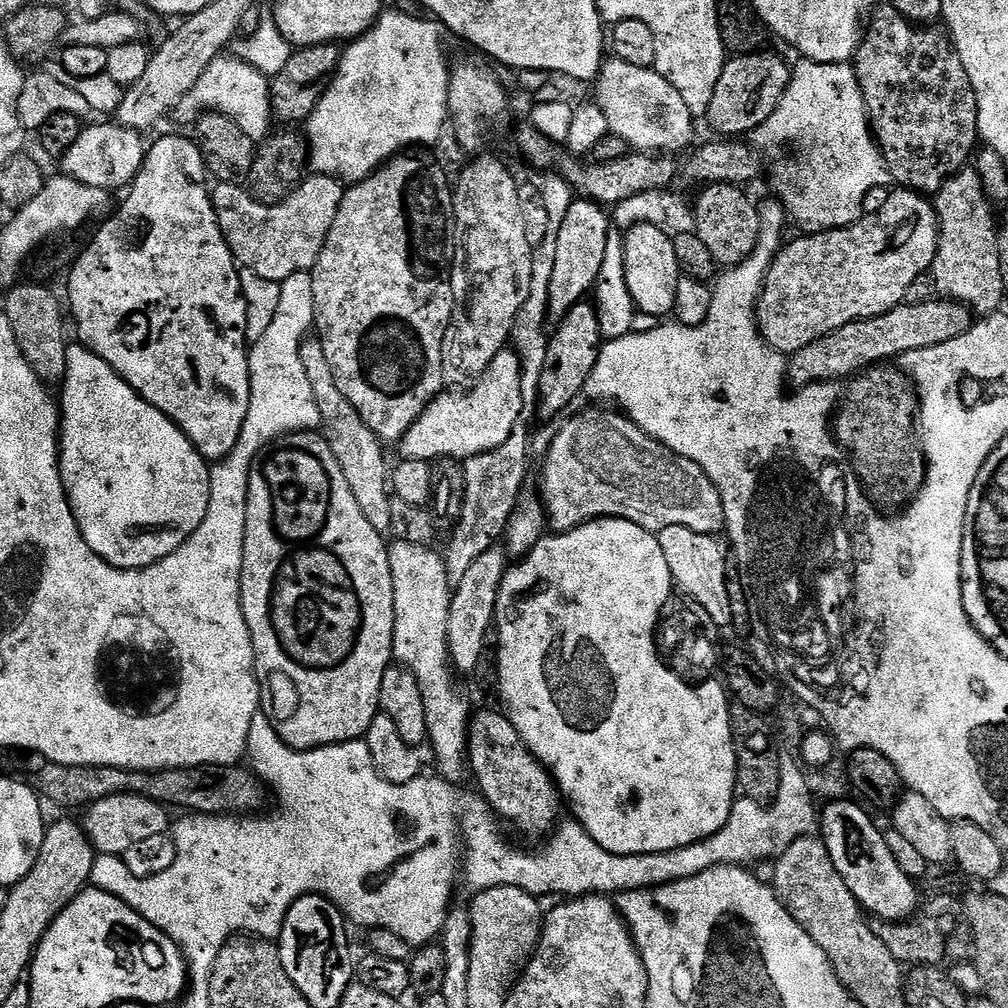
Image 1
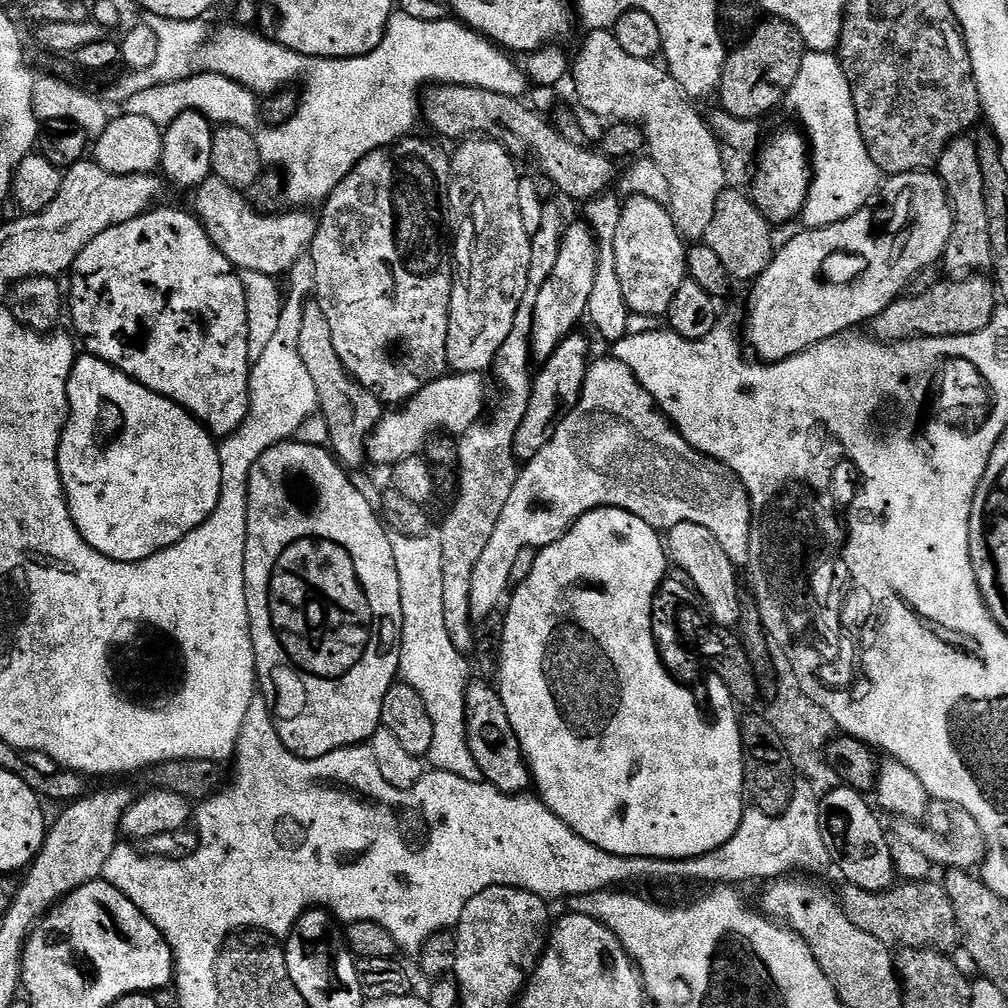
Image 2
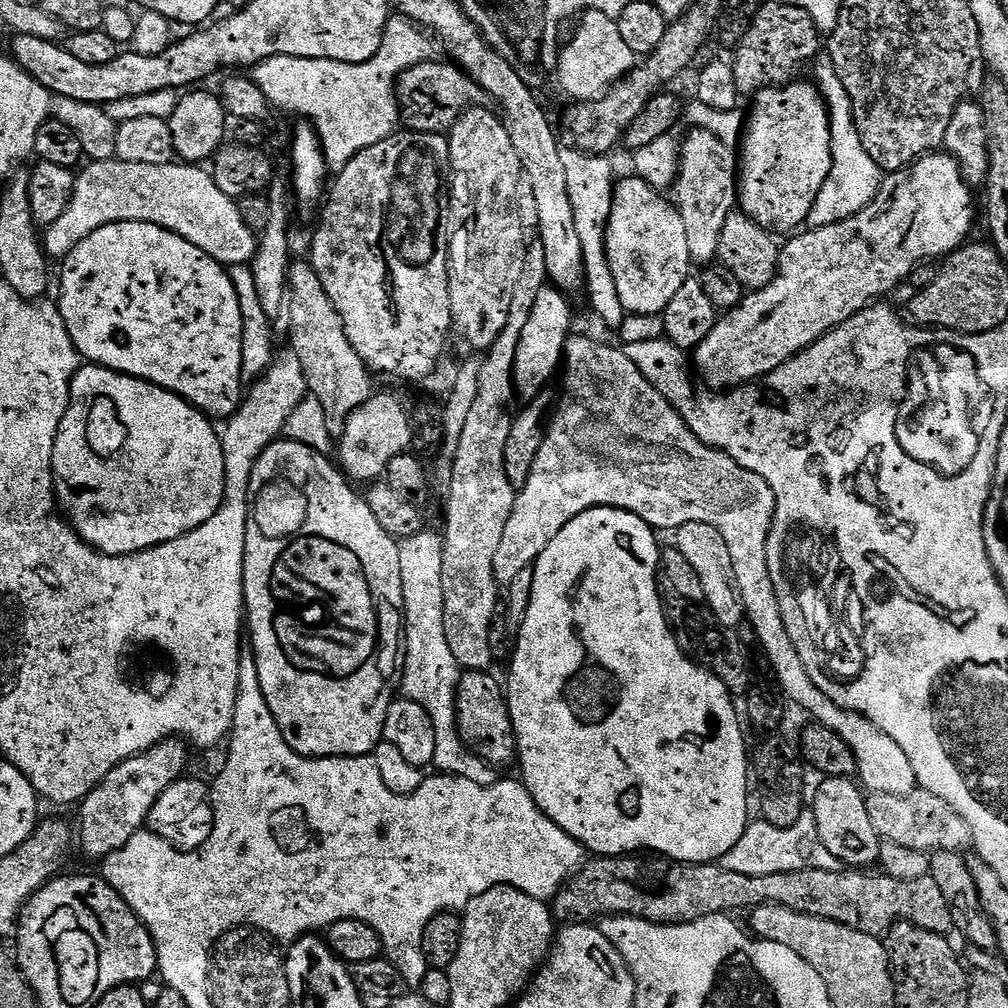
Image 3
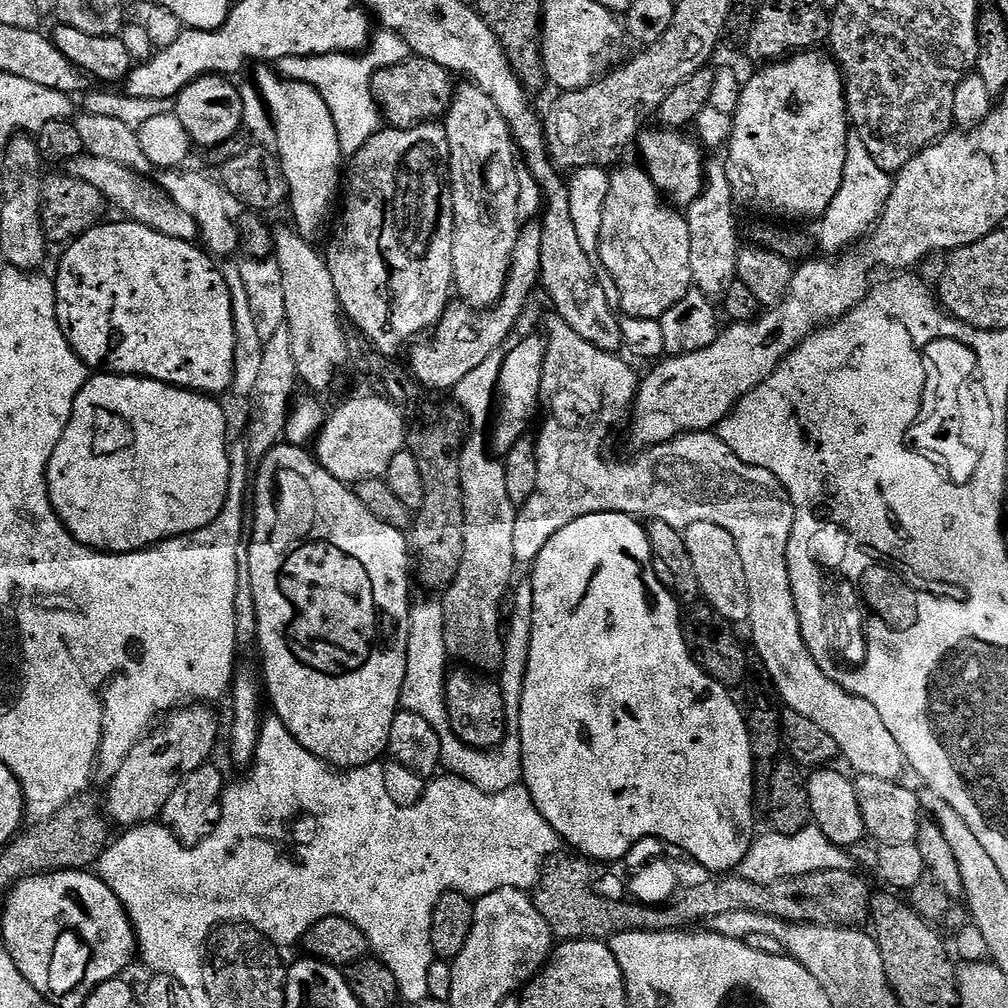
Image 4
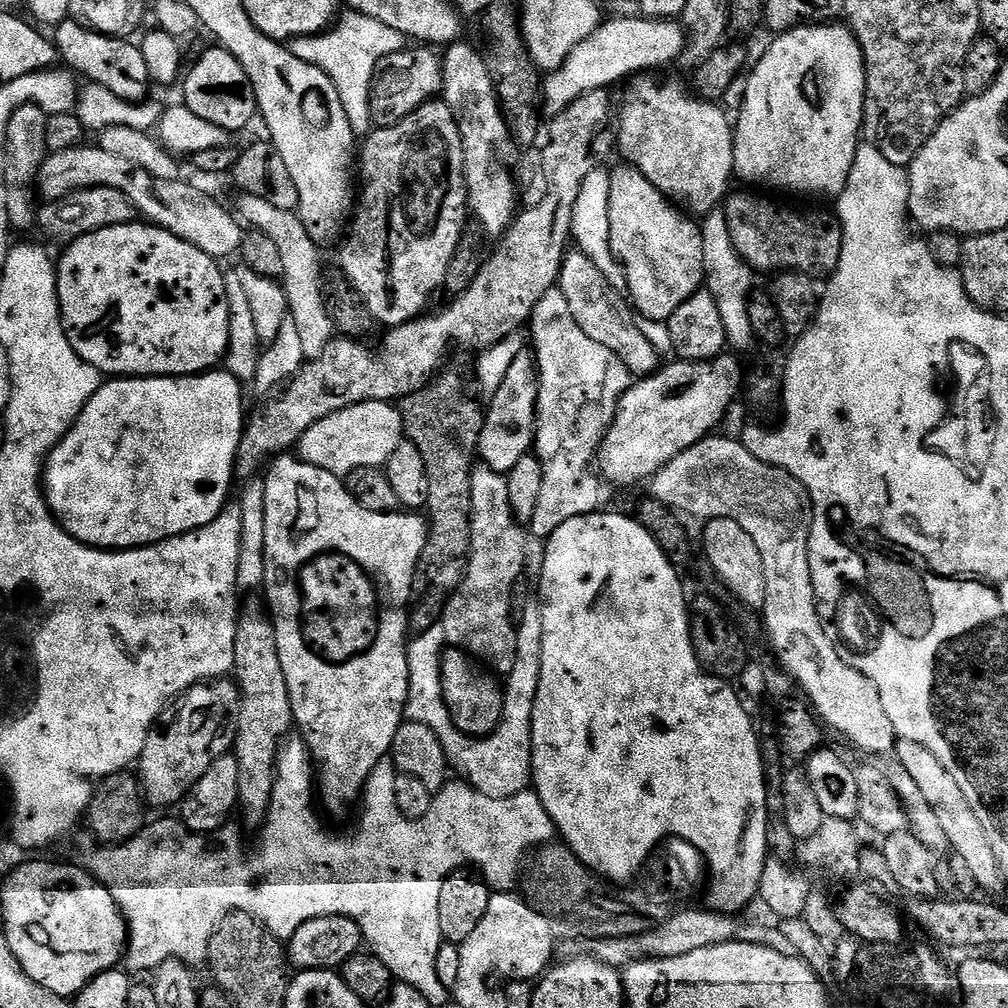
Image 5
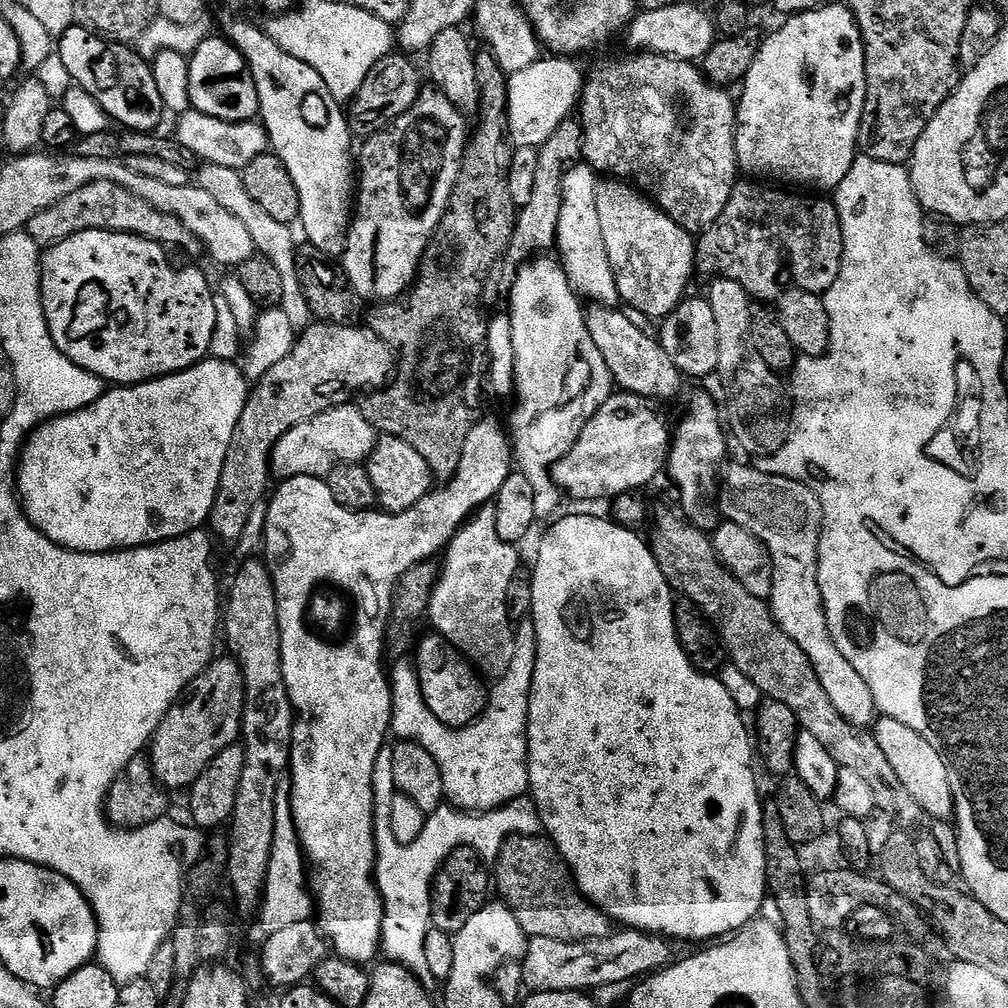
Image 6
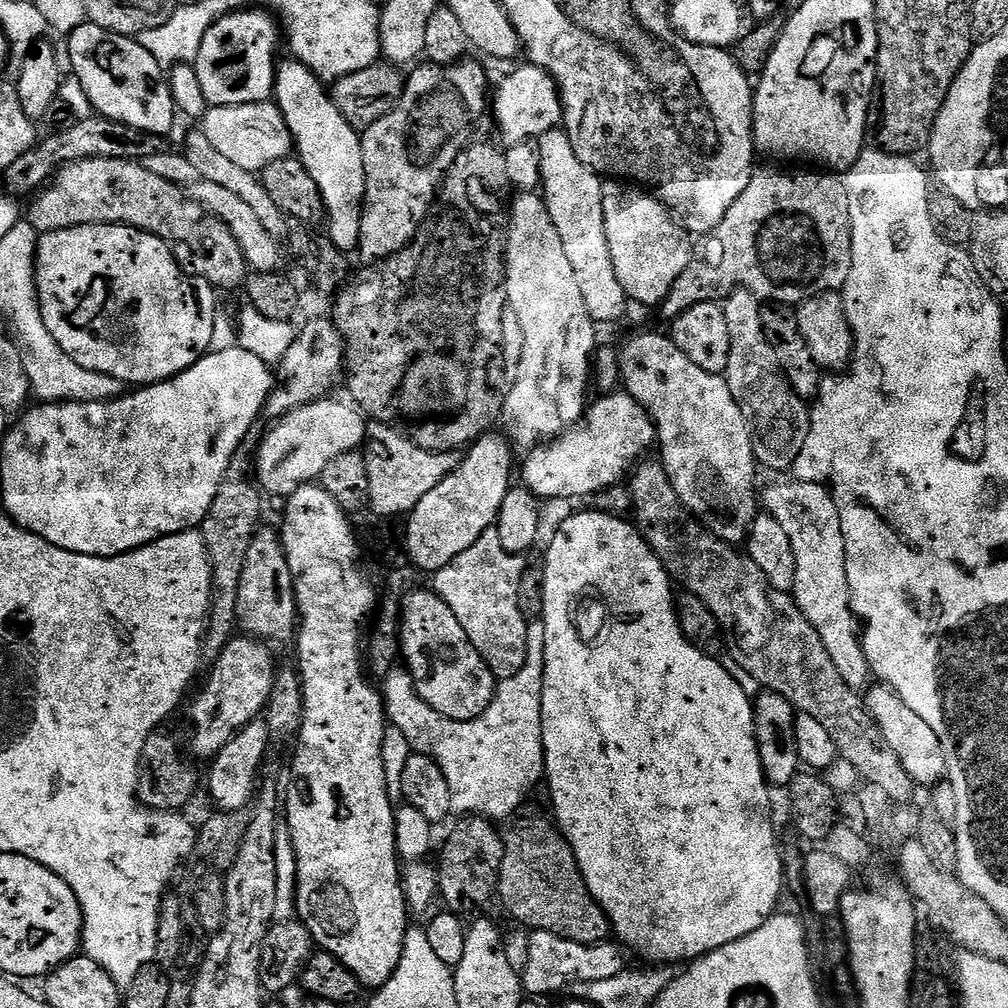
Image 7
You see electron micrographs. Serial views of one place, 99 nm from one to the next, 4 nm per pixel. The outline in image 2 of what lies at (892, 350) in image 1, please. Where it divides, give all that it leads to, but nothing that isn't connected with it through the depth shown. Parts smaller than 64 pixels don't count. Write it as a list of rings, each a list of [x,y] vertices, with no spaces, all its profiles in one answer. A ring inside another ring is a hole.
[[[977,274],[964,280],[941,279],[934,290],[917,296],[905,295],[895,300],[882,314],[870,321],[870,332],[877,340],[895,342],[897,340],[915,340],[917,336],[965,336],[985,328],[998,307],[997,290],[991,279],[983,280]]]

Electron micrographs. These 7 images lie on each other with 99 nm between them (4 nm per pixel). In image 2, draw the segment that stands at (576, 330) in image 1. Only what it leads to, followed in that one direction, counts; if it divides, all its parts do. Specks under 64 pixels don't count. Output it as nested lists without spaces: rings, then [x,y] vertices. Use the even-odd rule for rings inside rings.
[[[571,332],[558,346],[558,350],[554,350],[554,354],[539,365],[532,381],[530,406],[526,406],[526,418],[522,418],[514,434],[512,452],[517,461],[527,462],[534,459],[546,447],[546,442],[554,438],[556,428],[564,421],[569,410],[579,402],[590,363],[588,340],[582,332]]]

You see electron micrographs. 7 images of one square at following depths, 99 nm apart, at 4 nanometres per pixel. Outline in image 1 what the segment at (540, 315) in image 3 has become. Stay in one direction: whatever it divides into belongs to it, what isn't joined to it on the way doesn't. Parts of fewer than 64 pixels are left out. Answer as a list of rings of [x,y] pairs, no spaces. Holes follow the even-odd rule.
[[[573,199],[558,230],[558,246],[554,250],[554,274],[550,274],[548,314],[553,321],[559,322],[563,316],[570,314],[572,307],[581,303],[595,288],[606,255],[609,229],[610,216],[601,205],[593,200]]]

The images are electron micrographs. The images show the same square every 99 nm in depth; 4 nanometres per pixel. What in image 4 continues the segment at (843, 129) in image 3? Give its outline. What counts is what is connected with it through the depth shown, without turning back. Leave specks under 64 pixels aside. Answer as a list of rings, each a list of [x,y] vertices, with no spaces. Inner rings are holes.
[[[849,135],[842,186],[838,194],[834,194],[834,202],[830,202],[830,206],[818,220],[821,230],[824,231],[825,242],[832,248],[843,249],[859,241],[869,231],[870,226],[880,219],[880,211],[884,209],[892,193],[892,181],[893,177],[883,172],[878,162],[874,162],[870,150],[866,150],[866,142],[862,142],[858,135]]]

